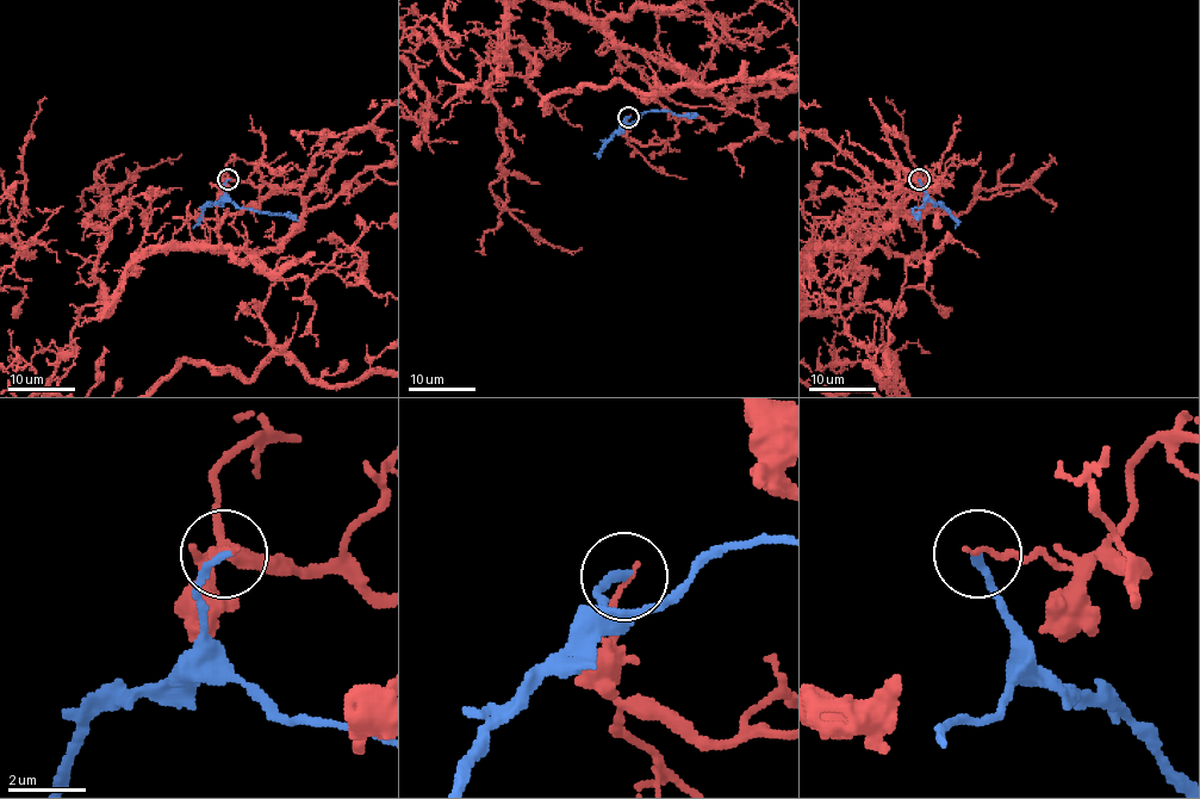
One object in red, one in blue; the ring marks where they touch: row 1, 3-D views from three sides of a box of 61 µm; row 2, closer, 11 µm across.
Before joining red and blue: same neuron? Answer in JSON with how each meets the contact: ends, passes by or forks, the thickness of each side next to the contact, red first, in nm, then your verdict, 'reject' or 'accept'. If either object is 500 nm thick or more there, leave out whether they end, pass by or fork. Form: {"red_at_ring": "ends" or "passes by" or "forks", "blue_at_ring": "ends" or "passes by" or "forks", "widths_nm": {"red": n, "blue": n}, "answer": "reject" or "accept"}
{"red_at_ring": "ends", "blue_at_ring": "ends", "widths_nm": {"red": 130, "blue": 200}, "answer": "reject"}

